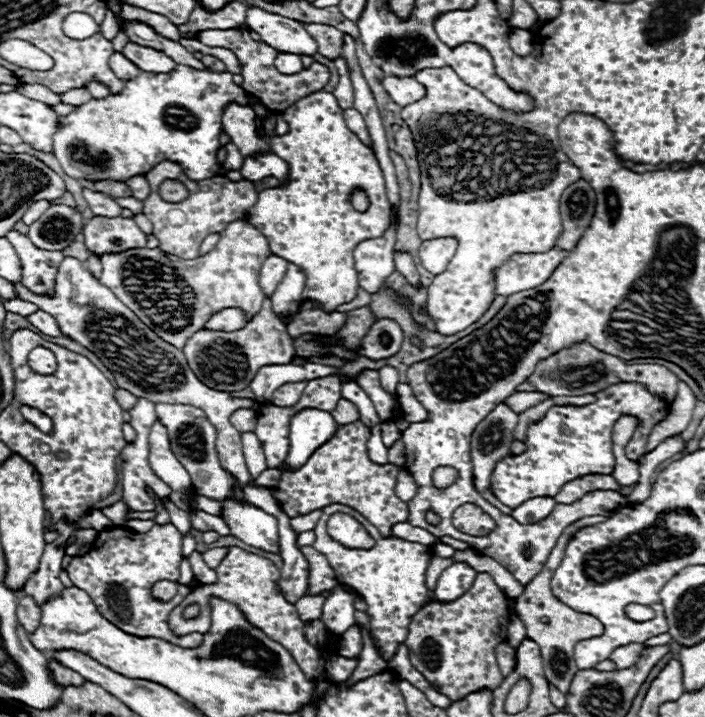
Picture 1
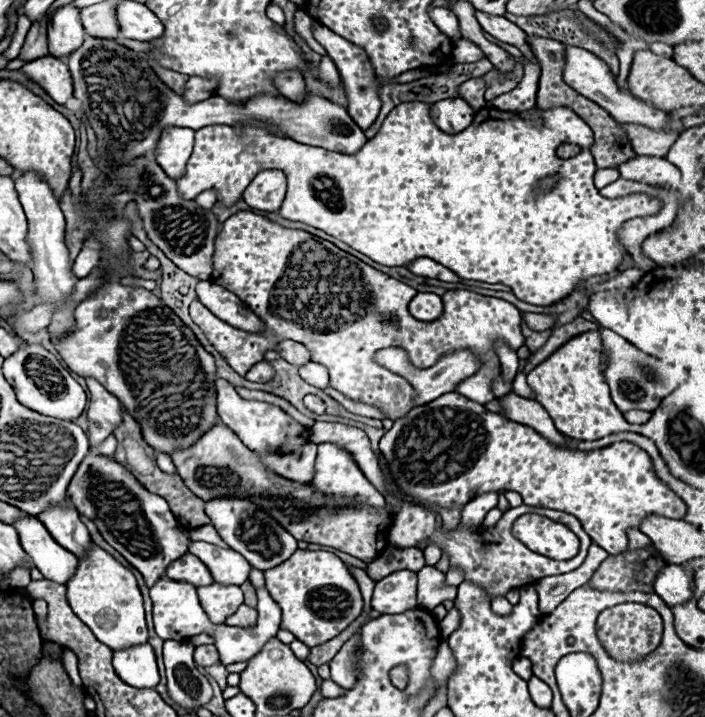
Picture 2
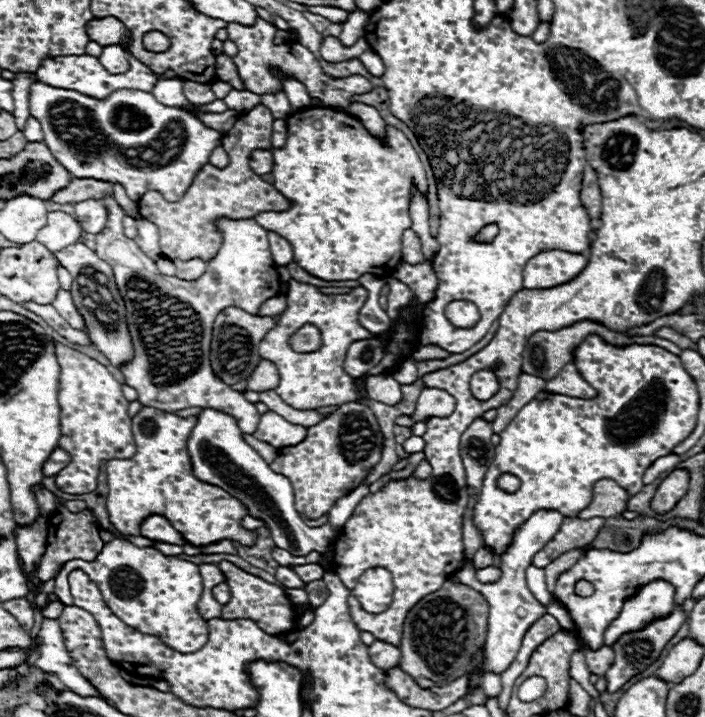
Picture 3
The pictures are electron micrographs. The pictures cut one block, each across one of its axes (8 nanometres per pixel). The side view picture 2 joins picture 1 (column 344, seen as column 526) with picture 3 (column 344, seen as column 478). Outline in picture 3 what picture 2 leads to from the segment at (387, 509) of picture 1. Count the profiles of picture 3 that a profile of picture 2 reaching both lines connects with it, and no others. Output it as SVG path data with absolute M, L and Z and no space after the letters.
M348 402L328 414L324 422L312 426L304 442L278 450L270 468L292 482L296 510L302 516L316 520L328 514L338 498L352 492L370 474L372 466L380 460L382 440L384 438L372 410L364 404Z

